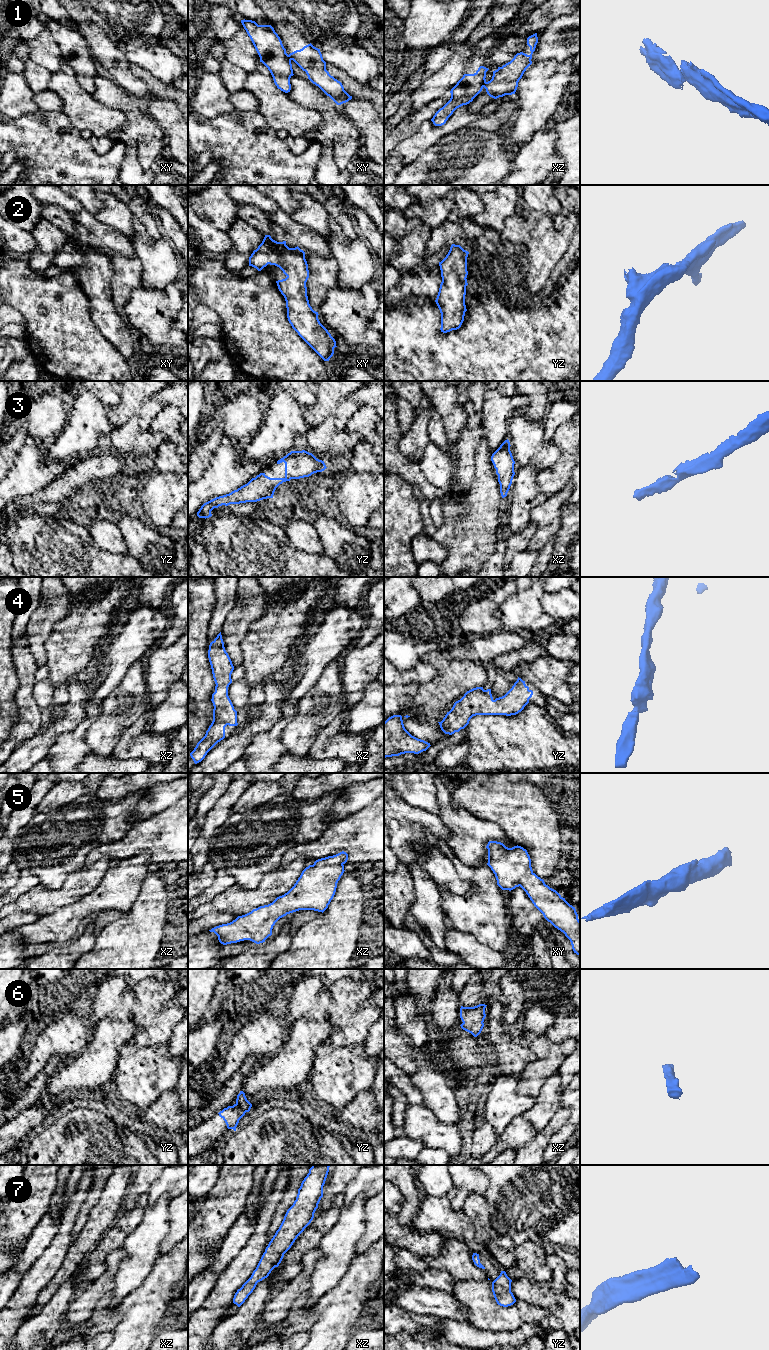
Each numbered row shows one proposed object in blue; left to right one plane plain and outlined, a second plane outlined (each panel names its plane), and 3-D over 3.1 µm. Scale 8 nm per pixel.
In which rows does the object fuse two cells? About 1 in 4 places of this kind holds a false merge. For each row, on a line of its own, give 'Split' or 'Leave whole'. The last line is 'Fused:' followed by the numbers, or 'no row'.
1: Split
2: Leave whole
3: Leave whole
4: Leave whole
5: Leave whole
6: Leave whole
7: Leave whole
Fused: 1

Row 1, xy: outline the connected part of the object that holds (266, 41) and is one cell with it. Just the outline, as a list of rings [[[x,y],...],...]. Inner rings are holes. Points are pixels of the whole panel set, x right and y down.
[[[241,20],[259,57],[270,71],[278,89],[288,93],[291,90],[290,78],[294,75],[291,59],[282,41],[271,25],[258,25],[252,20]]]

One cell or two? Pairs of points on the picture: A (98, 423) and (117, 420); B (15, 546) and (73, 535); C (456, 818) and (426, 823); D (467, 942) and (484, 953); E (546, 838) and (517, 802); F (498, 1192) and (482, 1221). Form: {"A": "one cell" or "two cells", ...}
{"A": "two cells", "B": "one cell", "C": "two cells", "D": "one cell", "E": "one cell", "F": "two cells"}

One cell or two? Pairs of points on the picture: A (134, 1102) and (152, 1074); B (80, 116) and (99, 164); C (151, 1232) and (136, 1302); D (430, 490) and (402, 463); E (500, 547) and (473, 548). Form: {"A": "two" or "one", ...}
{"A": "one", "B": "two", "C": "two", "D": "one", "E": "two"}

